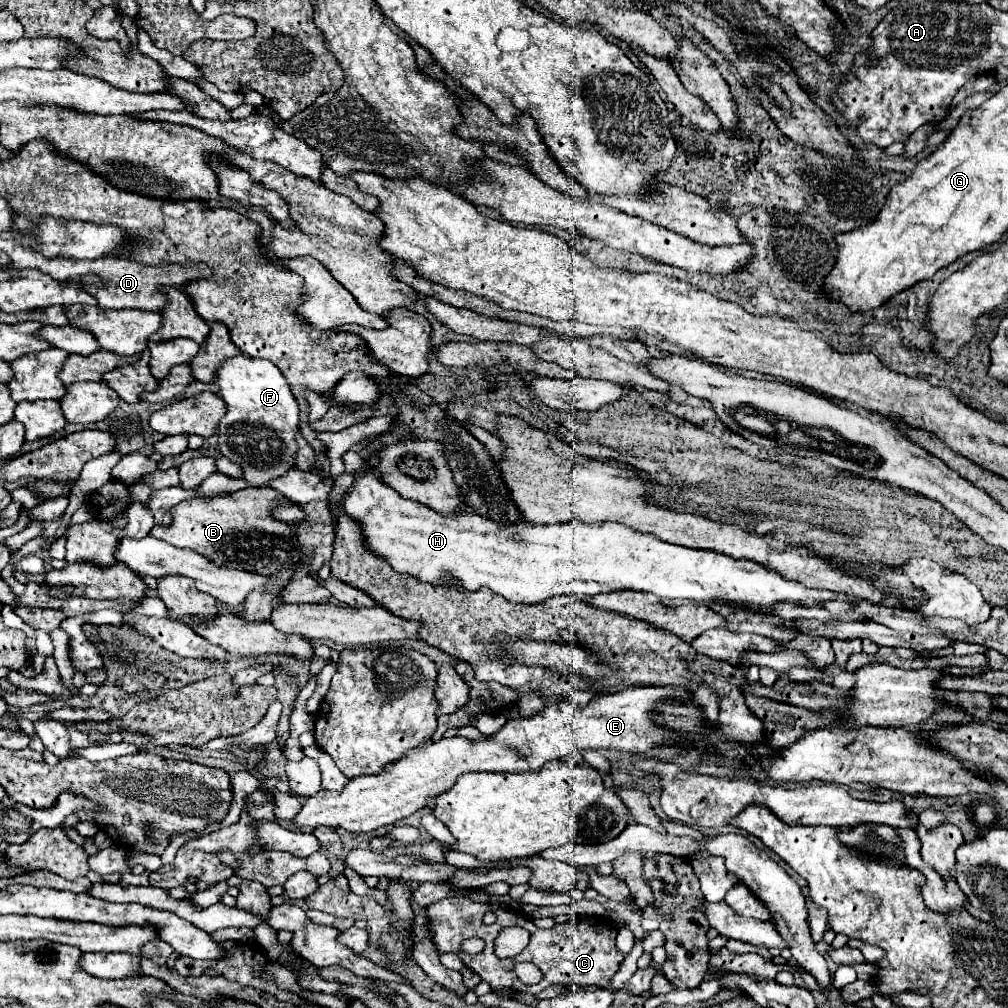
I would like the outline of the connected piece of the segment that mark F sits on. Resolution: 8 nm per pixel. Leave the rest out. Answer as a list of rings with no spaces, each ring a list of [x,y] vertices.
[[[238,355],[220,365],[216,379],[228,407],[218,425],[218,451],[242,467],[246,485],[270,485],[296,465],[298,453],[298,403],[286,377],[270,361]]]

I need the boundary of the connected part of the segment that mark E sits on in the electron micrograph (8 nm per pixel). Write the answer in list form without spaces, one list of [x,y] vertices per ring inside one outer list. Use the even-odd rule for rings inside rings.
[[[646,687],[596,697],[586,707],[560,701],[532,717],[510,719],[498,733],[484,739],[472,741],[466,737],[450,737],[424,743],[408,751],[402,759],[388,763],[378,775],[350,779],[342,791],[318,791],[306,799],[300,813],[294,817],[294,823],[308,827],[342,827],[354,833],[374,831],[424,809],[428,799],[448,791],[464,773],[530,773],[540,771],[547,761],[564,759],[570,753],[590,749],[616,749],[628,751],[630,755],[646,755],[654,749],[676,747],[676,739],[672,739],[672,735],[664,735],[652,717],[654,708],[662,701],[685,699],[704,703],[708,719],[716,719],[720,713],[720,707],[716,707],[716,691],[712,691],[712,687],[700,687],[700,691],[691,694],[678,688]]]

